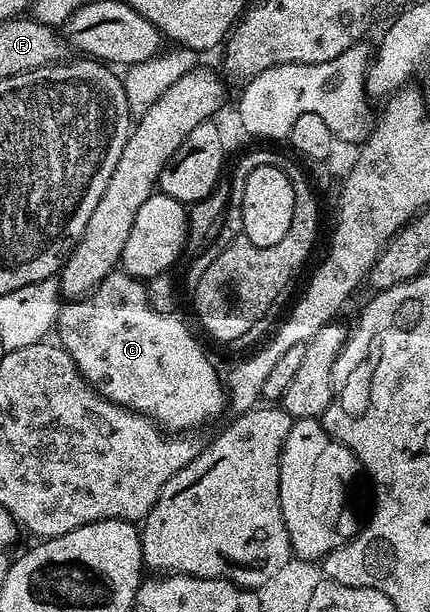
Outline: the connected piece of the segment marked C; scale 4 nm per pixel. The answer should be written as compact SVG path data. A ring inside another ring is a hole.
M114 272L108 274L98 286L86 294L84 298L69 300L58 309L57 324L55 327L56 337L59 339L60 346L68 352L71 360L75 360L75 364L79 368L79 372L85 381L93 387L97 393L101 394L109 402L114 402L127 410L133 410L136 414L143 414L146 418L150 418L152 422L156 422L162 430L166 432L193 432L204 422L209 422L212 418L217 418L221 414L221 409L226 409L227 406L227 390L223 385L223 378L217 375L217 370L213 367L211 359L205 355L205 350L199 343L193 339L193 334L177 319L176 313L171 314L156 314L151 308L151 304L147 300L147 292L145 291L145 282L139 278L133 278L124 272Z

